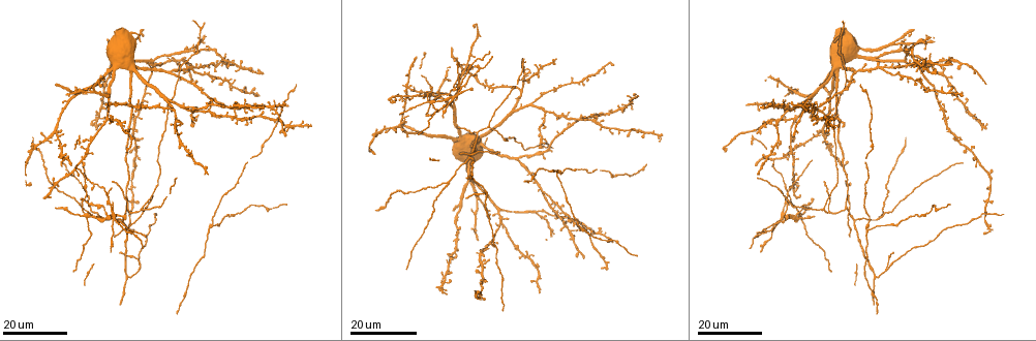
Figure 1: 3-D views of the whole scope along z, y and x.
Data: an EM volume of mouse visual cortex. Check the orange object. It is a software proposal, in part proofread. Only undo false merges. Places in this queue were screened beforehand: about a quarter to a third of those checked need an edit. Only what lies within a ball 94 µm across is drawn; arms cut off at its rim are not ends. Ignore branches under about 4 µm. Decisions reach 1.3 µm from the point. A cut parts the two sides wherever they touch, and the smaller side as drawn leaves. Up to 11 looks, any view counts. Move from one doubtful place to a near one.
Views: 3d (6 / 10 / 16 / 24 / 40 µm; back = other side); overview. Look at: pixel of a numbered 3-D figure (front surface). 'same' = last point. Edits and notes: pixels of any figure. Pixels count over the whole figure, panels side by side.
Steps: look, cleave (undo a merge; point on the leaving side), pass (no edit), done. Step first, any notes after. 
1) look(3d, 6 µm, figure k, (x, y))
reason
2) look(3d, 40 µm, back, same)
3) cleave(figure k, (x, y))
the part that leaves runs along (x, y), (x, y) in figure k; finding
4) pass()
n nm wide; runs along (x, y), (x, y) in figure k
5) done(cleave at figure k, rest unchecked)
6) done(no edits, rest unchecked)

look(3d, 16 µm, figure 1, (625, 108))
two arms in line, one across

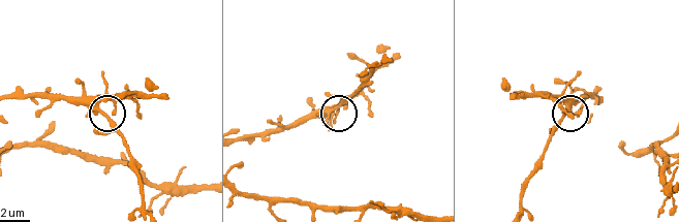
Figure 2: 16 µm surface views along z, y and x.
look(3d, 10 µm, figure 2, (112, 120))

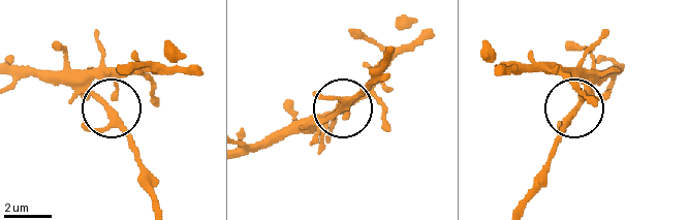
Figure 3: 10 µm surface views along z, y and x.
pass()
3 arms; continuous, no second neuron

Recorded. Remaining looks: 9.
look(3d, 24 µm, figure 1, (546, 113))
branch point

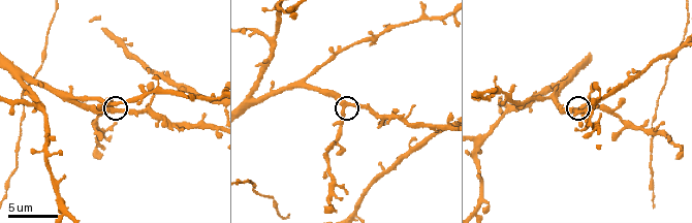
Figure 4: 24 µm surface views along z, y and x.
look(3d, 10 µm, figure 4, (343, 111))

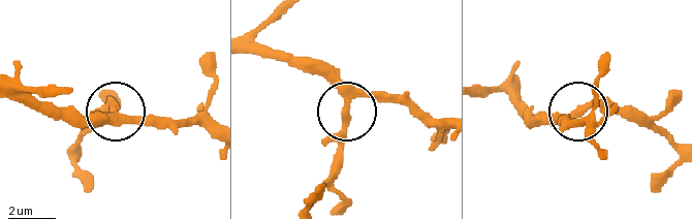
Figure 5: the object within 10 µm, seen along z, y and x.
pass()
side arm 14 µm; one neuron here

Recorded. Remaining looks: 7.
look(3d, 24 µm, figure 1, (762, 128))
thin arm on a thick one

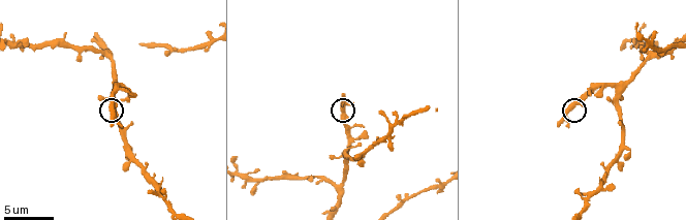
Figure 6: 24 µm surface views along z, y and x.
look(3d, 10 µm, figure 6, (113, 109))

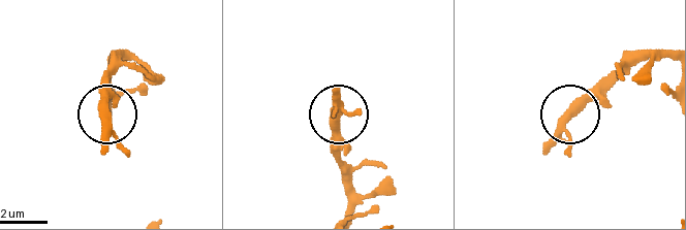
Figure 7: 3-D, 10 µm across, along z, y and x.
pass()
3 arms; runs along (663, 52), (627, 54), (570, 109) in figure 7; one neuron here

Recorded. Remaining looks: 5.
look(3d, 10 µm, figure 6, (140, 44))
looks like a crossing

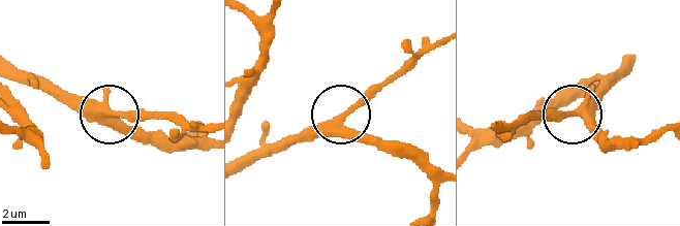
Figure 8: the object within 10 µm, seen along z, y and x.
look(3d, 10 µm, back, figure 8, (110, 114))
other side

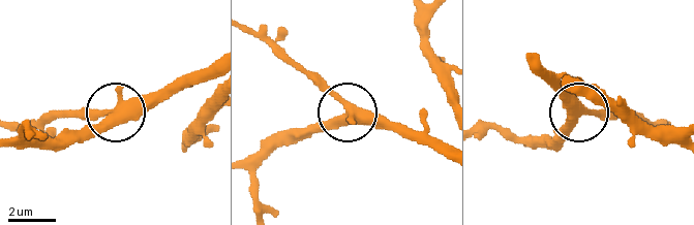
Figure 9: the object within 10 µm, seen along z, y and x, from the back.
pass()
4 arms; runs along (446, 156), (392, 128), (351, 116), (305, 67) in figure 9; one neuron here

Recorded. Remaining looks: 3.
look(3d, 16 µm, figure 1, (282, 130))
thin neck

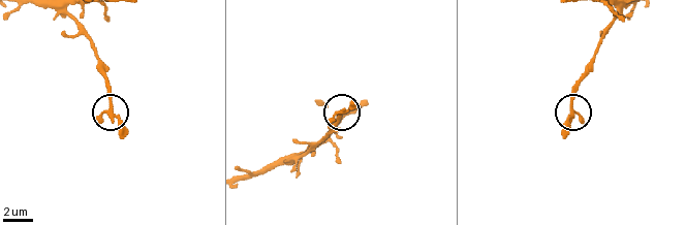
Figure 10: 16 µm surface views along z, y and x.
look(3d, 6 µm, figure 10, (571, 103))

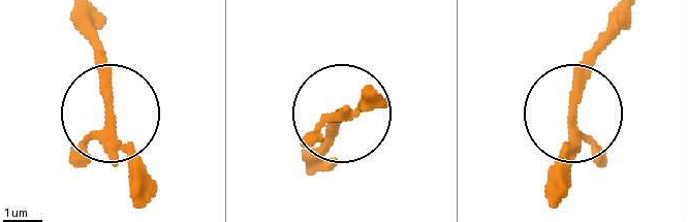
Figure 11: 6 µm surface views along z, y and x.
pass()
210 nm wide; runs along (77, 16), (107, 94), (111, 144), (154, 190) in figure 11; one neuron here

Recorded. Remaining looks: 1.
done(no edits, rest unchecked)

